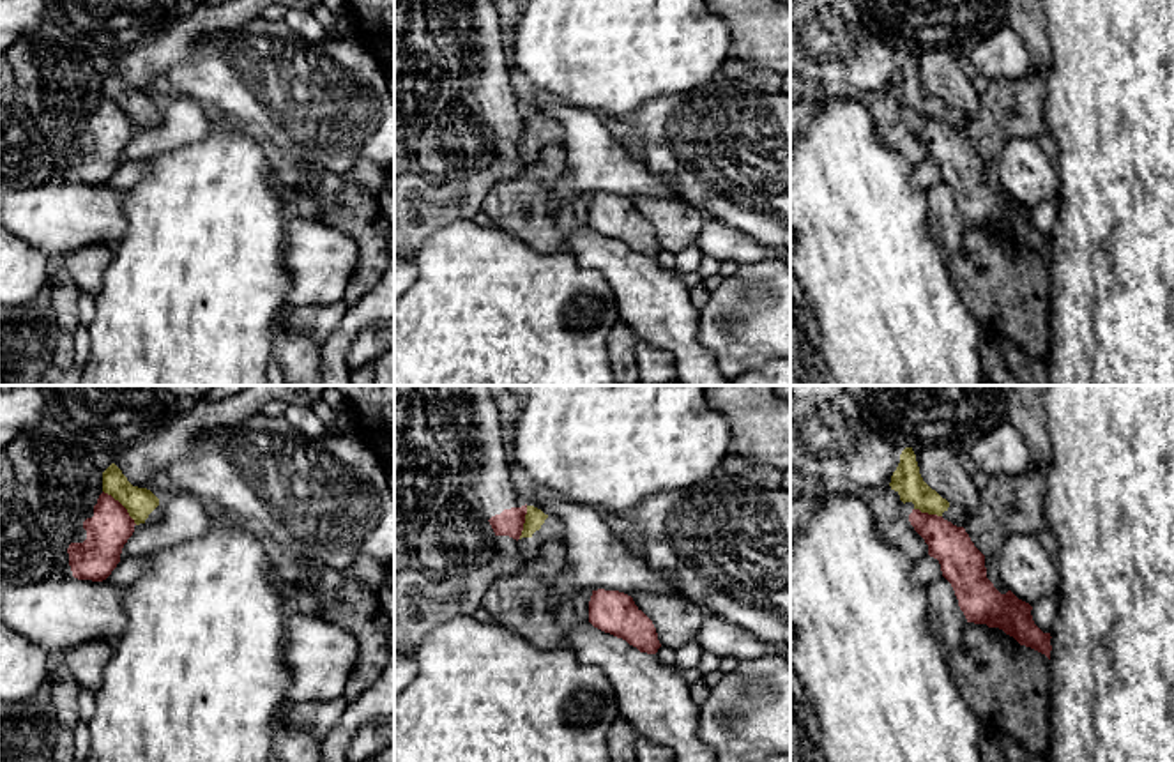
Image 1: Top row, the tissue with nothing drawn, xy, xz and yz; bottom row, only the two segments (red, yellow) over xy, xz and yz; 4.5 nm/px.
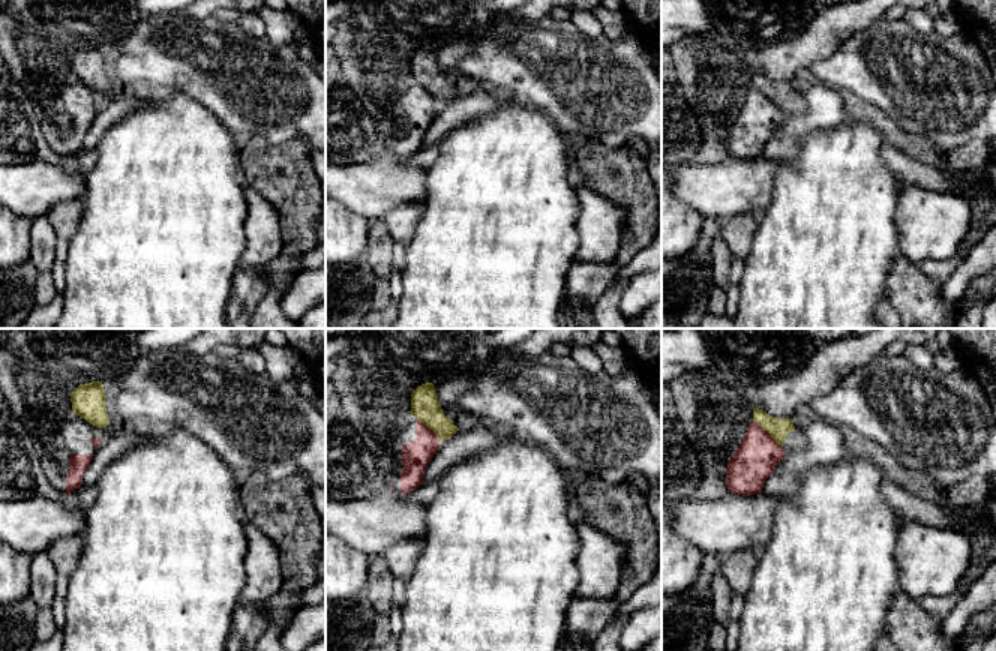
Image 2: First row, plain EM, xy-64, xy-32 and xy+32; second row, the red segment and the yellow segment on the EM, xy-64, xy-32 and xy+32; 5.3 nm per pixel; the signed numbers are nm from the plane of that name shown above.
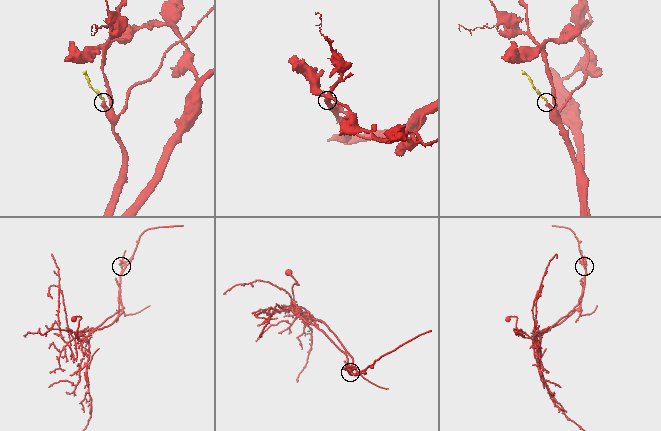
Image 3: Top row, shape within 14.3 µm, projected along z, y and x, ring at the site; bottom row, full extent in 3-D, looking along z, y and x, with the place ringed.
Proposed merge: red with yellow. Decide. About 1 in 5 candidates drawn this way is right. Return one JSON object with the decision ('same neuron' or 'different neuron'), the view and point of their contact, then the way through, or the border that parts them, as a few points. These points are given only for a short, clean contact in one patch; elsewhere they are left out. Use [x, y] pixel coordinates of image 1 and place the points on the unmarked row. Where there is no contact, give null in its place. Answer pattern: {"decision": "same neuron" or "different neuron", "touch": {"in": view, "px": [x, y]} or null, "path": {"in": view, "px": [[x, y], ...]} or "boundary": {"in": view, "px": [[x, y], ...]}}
{"decision": "different neuron", "touch": {"in": "xy", "px": [122, 110]}, "boundary": {"in": "xy", "px": [[103, 94], [137, 128]]}}

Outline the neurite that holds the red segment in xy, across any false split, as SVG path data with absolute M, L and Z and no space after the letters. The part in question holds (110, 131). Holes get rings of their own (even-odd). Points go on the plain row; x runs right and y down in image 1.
M101 97L67 152L72 180L103 186L120 166L120 157L134 136L127 113L108 97Z

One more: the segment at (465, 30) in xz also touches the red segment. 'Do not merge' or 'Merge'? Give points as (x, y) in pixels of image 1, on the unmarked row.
Merge

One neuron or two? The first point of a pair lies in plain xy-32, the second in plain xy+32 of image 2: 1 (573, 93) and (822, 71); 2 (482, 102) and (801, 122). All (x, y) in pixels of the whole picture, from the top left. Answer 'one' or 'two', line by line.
1: one
2: one

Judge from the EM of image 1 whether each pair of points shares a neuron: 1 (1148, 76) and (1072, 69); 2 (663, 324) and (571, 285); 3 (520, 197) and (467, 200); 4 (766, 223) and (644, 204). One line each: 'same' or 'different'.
1: same
2: different
3: different
4: different

